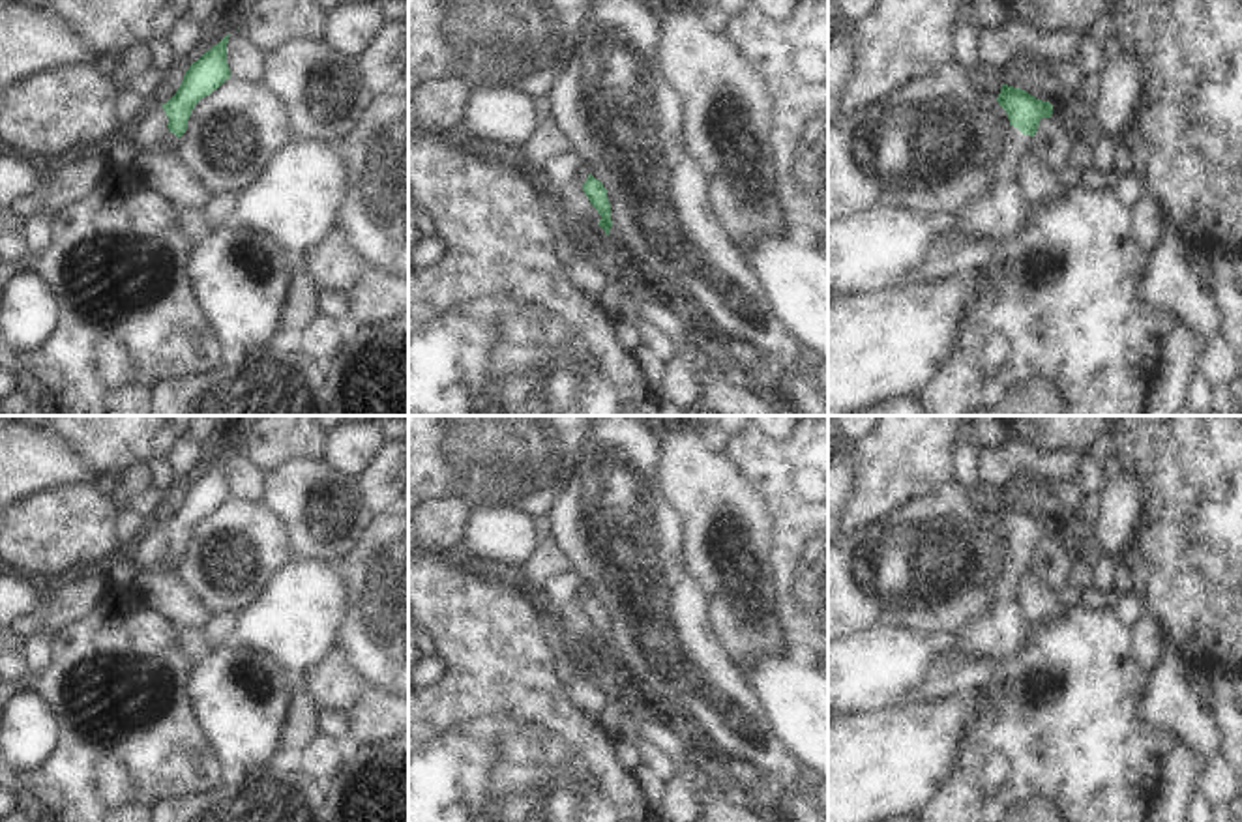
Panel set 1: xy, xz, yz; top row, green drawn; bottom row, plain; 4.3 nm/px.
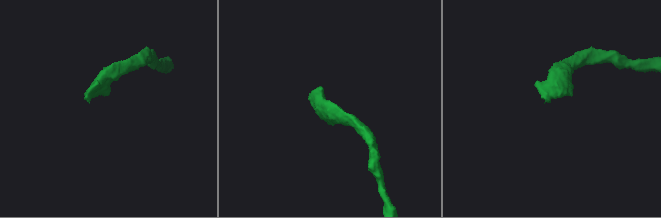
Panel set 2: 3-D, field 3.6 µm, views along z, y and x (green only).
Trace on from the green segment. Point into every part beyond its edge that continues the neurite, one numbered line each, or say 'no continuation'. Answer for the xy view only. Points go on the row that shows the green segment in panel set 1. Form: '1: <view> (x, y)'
1: xy (169, 143)

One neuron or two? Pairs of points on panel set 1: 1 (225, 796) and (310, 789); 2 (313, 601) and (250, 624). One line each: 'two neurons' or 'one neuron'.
1: one neuron
2: one neuron

